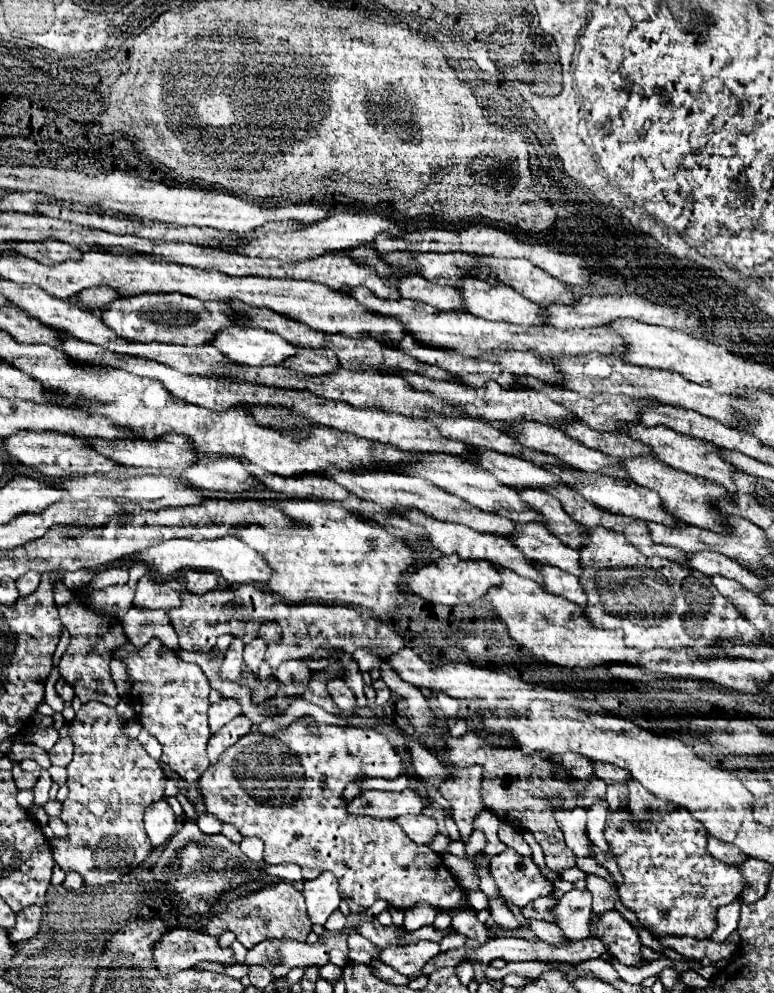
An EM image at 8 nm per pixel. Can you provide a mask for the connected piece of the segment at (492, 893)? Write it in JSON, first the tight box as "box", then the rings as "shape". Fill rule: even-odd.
{"box":[475,861,500,897],"shape":[[[483,861],[481,865],[479,865],[479,863],[475,863],[475,865],[477,865],[477,871],[479,871],[479,889],[488,897],[500,897],[497,885],[491,873],[487,873],[487,869],[485,869],[485,867],[489,867],[489,865],[485,865],[485,861]]]}

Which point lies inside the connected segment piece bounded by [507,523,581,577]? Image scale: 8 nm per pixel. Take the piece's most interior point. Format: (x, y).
(537, 544)

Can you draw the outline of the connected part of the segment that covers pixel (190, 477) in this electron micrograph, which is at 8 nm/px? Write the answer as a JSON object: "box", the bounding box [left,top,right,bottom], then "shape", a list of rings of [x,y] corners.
{"box":[183,457,275,499],"shape":[[[199,457],[195,465],[183,471],[183,477],[197,489],[243,493],[243,497],[255,499],[265,499],[269,495],[275,497],[275,493],[269,491],[261,481],[247,475],[237,457]]]}

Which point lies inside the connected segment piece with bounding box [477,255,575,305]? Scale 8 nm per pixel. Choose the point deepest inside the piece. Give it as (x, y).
(532, 282)

